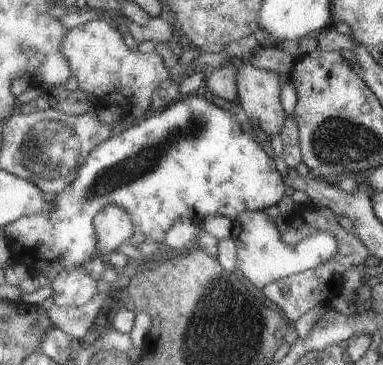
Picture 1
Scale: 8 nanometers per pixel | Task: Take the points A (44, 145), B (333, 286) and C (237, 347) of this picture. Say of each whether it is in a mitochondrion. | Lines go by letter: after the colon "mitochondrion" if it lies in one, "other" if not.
A: mitochondrion
B: other
C: mitochondrion

